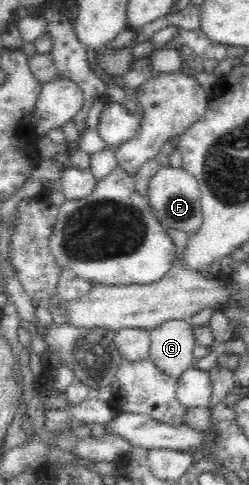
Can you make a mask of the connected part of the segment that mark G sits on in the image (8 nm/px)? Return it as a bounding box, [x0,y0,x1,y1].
[149,319,196,381]

